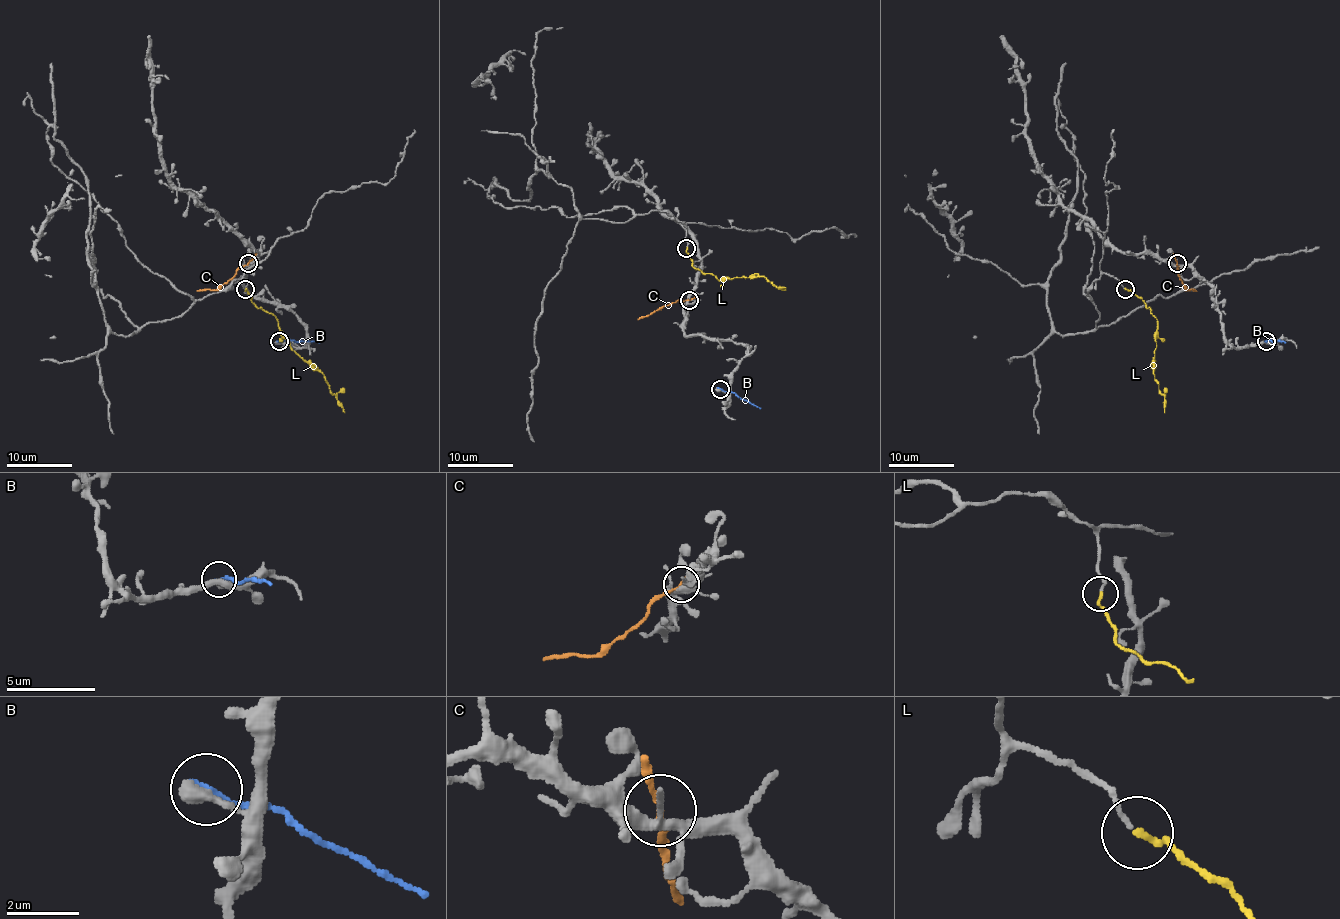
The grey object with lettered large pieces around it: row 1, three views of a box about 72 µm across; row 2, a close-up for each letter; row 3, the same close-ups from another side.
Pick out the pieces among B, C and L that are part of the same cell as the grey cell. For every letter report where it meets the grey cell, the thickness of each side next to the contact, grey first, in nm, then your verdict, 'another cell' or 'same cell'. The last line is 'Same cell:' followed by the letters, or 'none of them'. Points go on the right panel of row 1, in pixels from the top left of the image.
B: contact (1266, 341); calibres 440 and 180 nm; another cell
C: contact (1177, 263); calibres 260 and 150 nm; another cell
L: contact (1125, 289); calibres 110 and 160 nm; same cell
Same cell: L

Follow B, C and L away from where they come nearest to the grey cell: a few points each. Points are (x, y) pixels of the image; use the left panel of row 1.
B: (280, 340), (311, 340), (319, 343)
C: (248, 263), (217, 289), (197, 291)
L: (245, 289), (252, 301), (278, 320), (280, 334), (290, 347), (324, 376), (344, 413)

